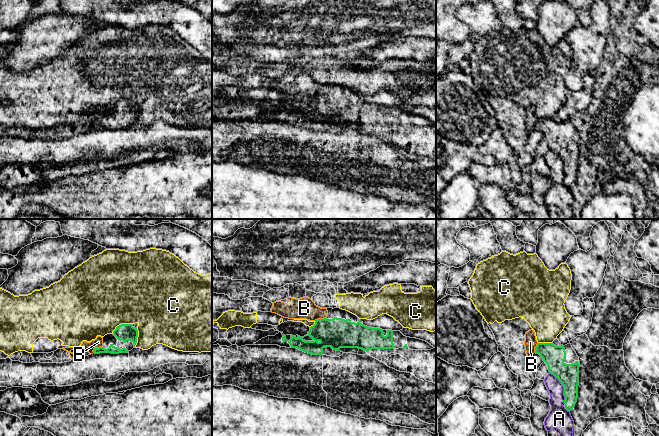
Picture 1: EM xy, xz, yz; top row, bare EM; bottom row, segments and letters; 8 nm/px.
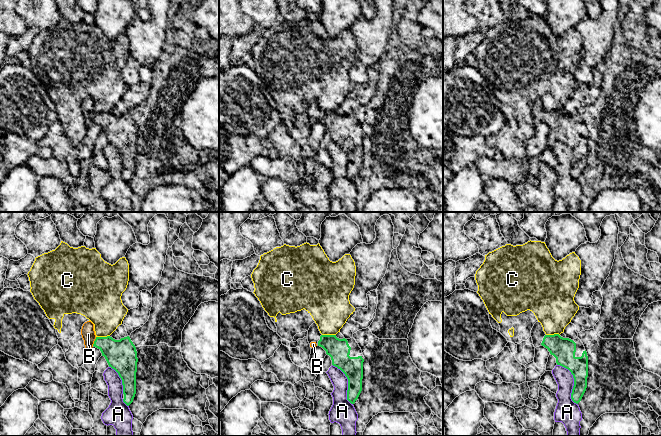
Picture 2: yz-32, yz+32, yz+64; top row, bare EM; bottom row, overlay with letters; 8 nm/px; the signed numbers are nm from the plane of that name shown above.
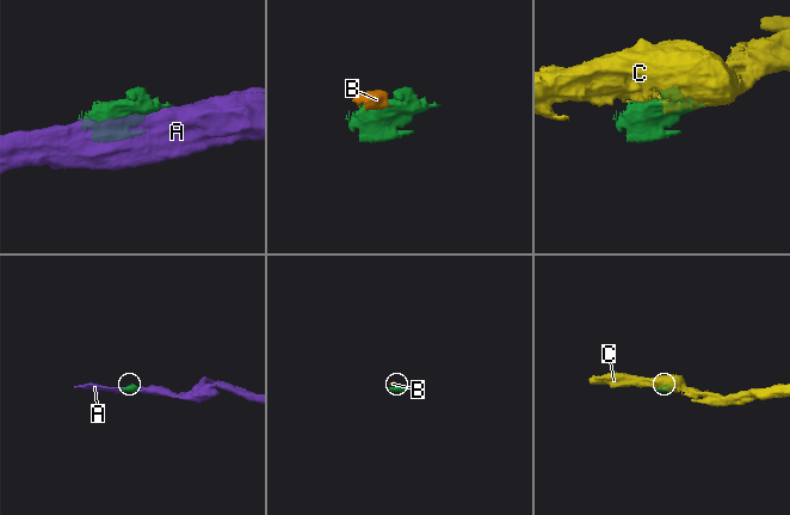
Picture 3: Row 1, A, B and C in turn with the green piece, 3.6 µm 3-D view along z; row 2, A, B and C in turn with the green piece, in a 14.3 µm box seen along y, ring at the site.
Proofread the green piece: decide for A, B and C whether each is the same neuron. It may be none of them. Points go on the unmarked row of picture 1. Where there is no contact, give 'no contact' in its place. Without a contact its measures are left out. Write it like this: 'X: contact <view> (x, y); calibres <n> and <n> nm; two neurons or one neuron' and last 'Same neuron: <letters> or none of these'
A: contact yz (564, 164); calibres 180 and 180 nm; two neurons
B: contact xy (96, 124); calibres 70 and 80 nm; one neuron
C: contact xy (121, 100); calibres 140 and 500 nm; two neurons
Same neuron: B

